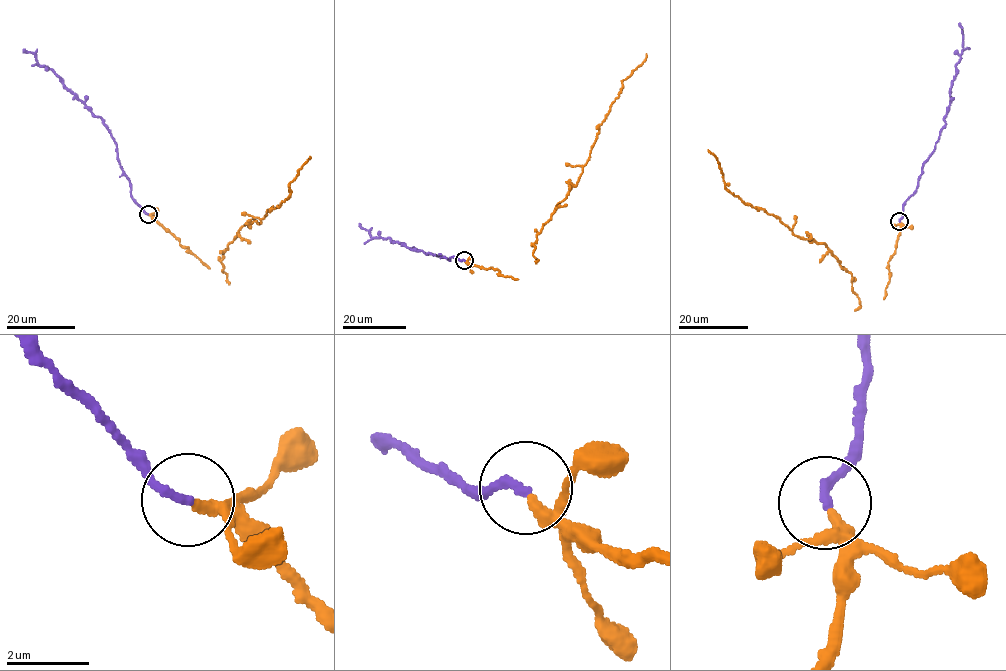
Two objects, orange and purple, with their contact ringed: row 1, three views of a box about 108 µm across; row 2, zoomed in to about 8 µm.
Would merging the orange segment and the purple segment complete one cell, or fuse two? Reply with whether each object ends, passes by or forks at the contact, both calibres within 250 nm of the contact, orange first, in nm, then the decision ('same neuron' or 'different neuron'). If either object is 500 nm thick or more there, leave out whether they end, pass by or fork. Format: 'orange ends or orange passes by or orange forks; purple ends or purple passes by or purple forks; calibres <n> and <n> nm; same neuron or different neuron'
orange passes by; purple ends; calibres 220 and 200 nm; same neuron

